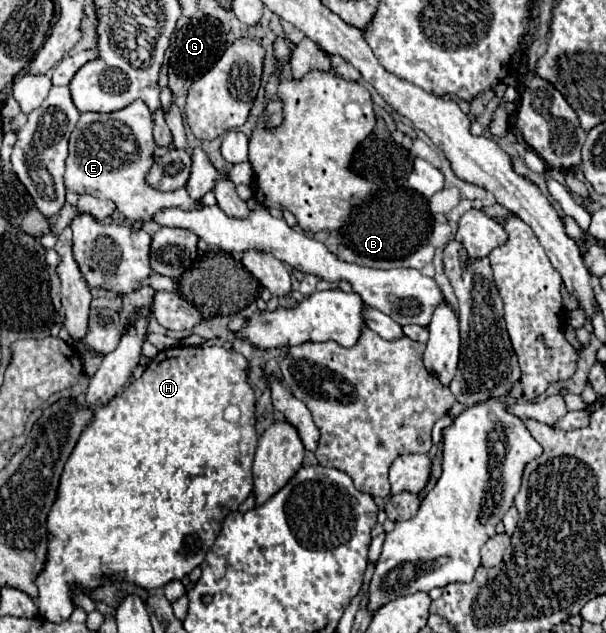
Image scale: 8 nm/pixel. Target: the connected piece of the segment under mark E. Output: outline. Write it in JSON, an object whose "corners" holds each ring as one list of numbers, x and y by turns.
{"corners":[[142,100,132,102,130,106,110,112,84,112,70,136,70,156,66,160,64,182,66,188,74,194,92,194,96,198,108,198,116,204,128,220,152,222,156,212,180,206,182,210,196,210,202,206,200,200,192,200,186,188,176,192,158,192,148,186,146,176,154,164,154,138,152,138,152,118,150,110]]}

